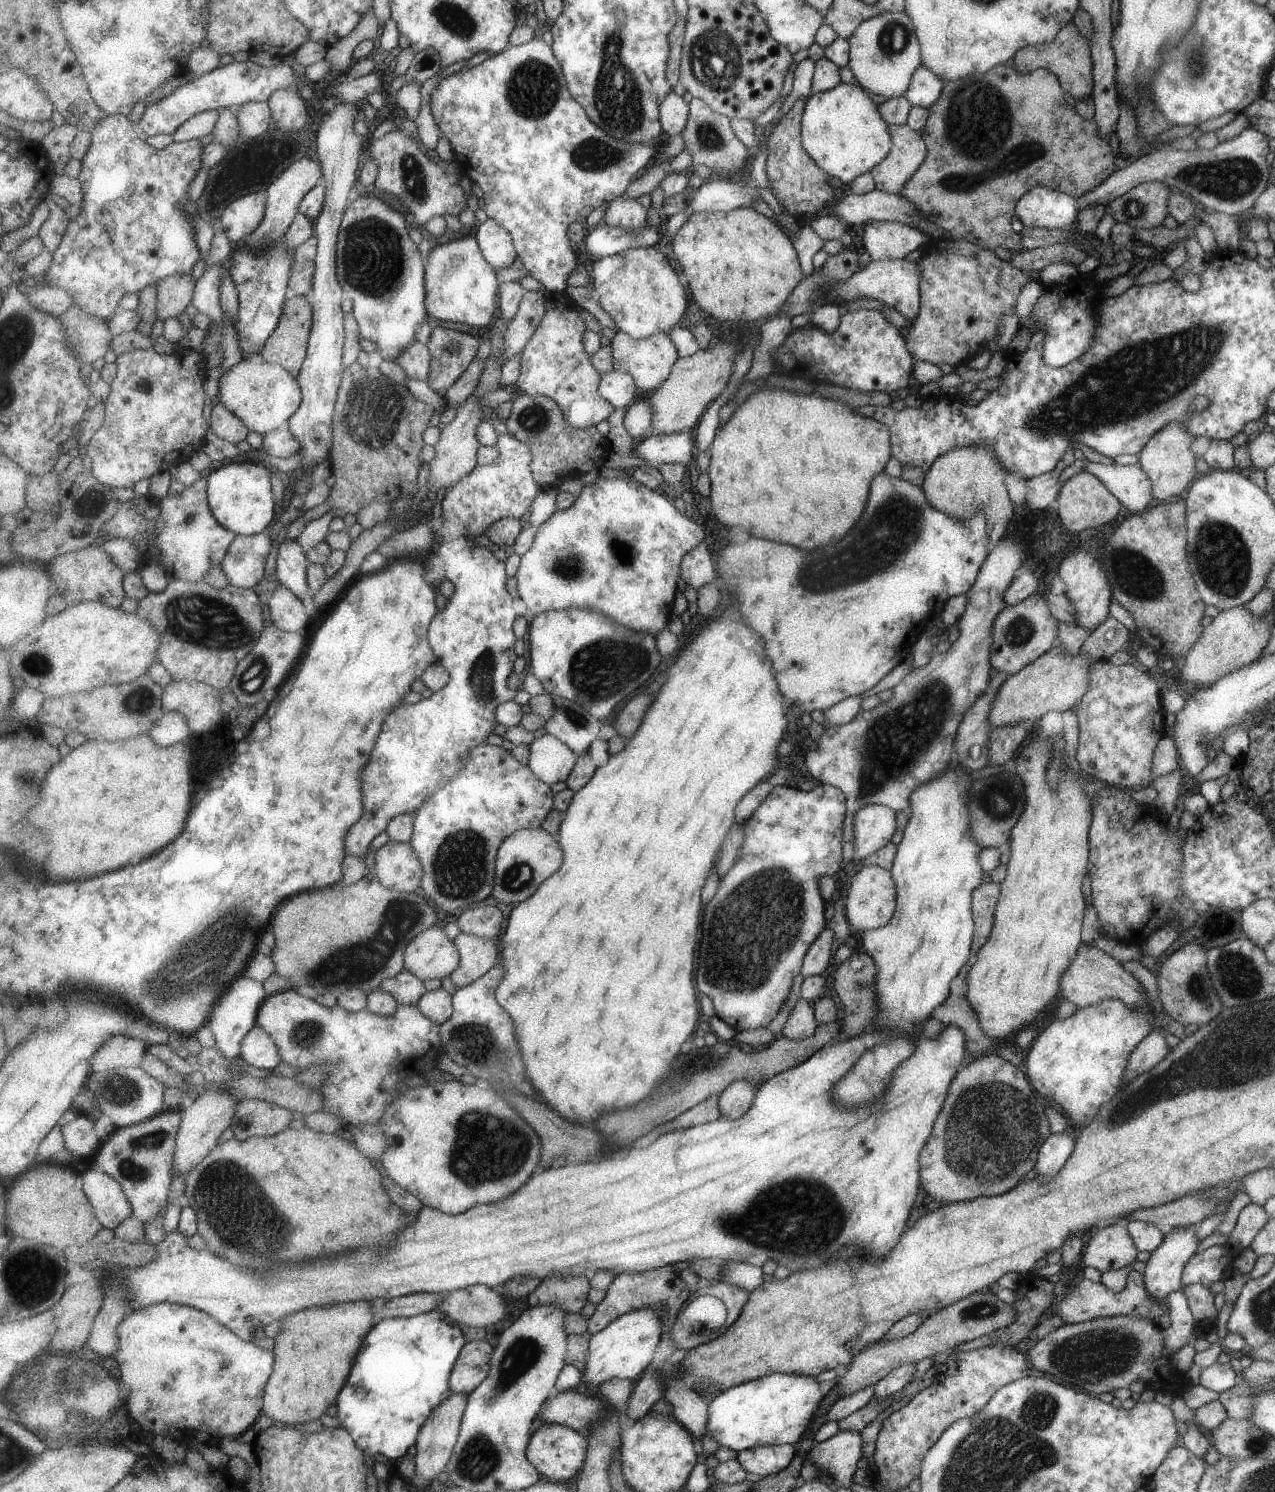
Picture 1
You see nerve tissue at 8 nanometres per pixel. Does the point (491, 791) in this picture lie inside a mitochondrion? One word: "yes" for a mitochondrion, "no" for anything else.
no

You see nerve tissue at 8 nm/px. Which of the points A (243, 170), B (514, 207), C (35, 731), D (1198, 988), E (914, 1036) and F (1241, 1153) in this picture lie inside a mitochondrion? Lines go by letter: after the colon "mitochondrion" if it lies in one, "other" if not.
A: mitochondrion
B: other
C: other
D: mitochondrion
E: other
F: other

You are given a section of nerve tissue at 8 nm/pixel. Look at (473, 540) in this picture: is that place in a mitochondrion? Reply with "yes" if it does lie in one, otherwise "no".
no

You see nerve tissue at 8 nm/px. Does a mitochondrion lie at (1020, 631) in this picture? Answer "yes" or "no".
yes

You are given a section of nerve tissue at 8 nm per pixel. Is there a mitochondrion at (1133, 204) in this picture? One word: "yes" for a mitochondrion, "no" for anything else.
yes

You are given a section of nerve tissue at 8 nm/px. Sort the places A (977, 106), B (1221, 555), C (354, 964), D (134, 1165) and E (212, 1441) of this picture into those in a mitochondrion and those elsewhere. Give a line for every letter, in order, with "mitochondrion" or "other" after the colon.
A: mitochondrion
B: mitochondrion
C: mitochondrion
D: mitochondrion
E: other

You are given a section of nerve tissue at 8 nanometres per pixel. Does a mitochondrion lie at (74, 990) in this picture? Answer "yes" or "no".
no

